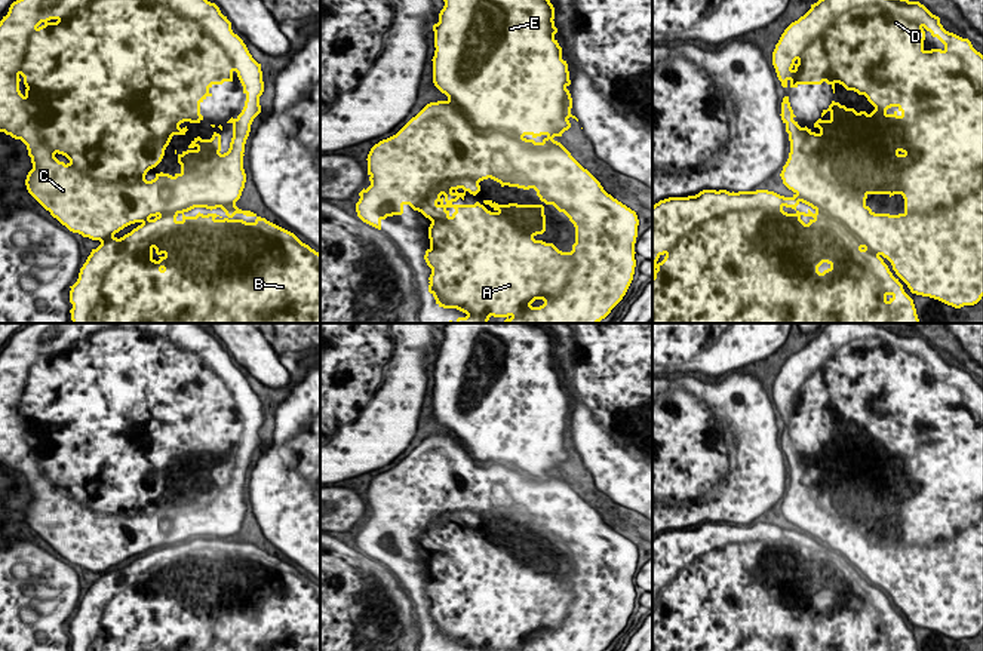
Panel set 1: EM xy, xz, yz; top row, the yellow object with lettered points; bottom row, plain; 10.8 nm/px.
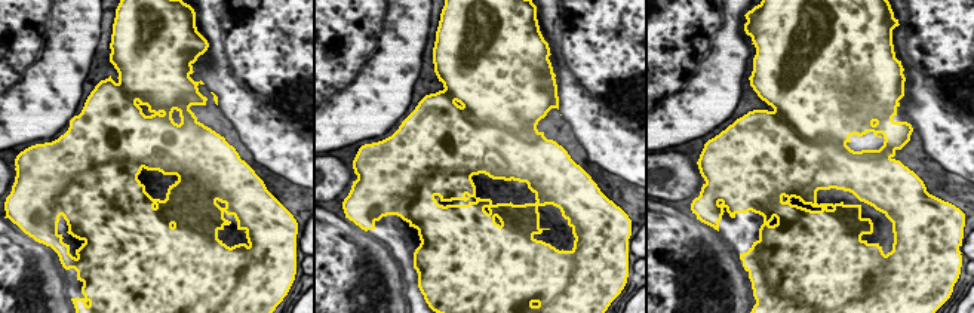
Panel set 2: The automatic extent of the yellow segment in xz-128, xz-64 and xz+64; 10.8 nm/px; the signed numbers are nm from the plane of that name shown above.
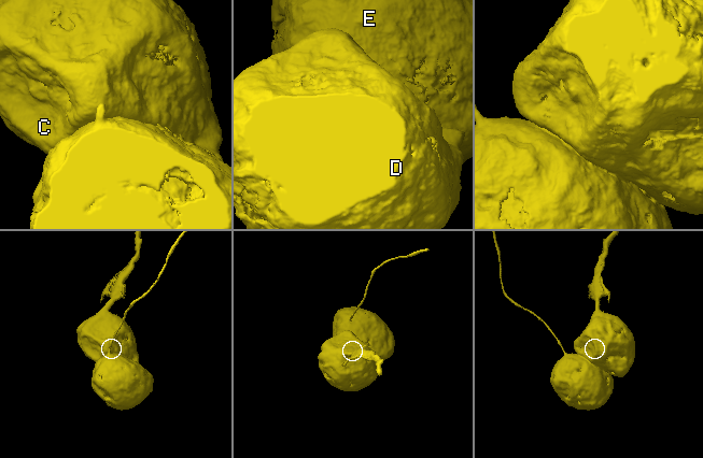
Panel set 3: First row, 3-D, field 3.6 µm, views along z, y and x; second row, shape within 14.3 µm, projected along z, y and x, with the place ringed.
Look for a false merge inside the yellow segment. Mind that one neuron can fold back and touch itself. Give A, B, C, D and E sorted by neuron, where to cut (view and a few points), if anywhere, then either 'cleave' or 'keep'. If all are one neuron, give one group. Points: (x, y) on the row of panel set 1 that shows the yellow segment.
A C D / B E; cut in xz along (448, 98), (481, 132), (501, 131), (530, 147), (564, 149); cleave

